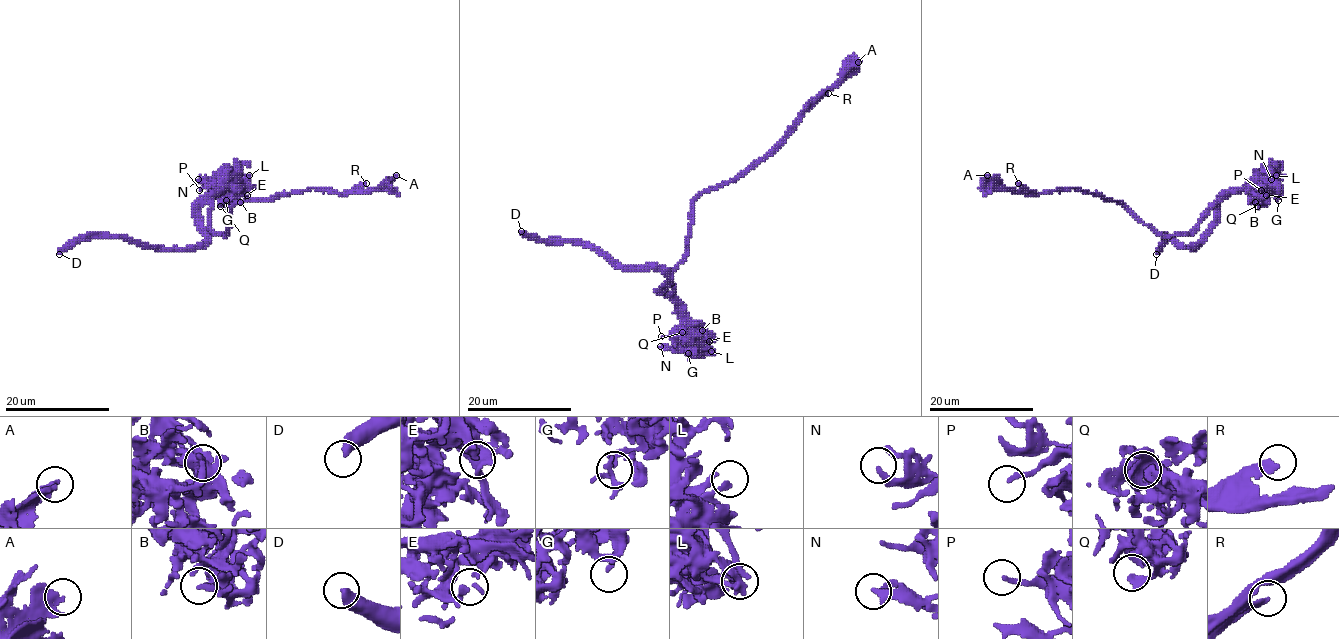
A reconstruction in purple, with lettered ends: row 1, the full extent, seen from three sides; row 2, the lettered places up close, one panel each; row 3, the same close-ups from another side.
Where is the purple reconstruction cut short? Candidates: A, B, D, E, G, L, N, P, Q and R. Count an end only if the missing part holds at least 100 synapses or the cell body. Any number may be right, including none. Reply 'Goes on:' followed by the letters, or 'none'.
Goes on: A

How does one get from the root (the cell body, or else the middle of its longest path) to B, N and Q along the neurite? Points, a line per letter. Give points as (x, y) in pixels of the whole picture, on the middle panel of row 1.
B: (685, 244), (685, 257), (672, 270), (672, 296), (689, 329), (697, 336), (702, 330)
N: (685, 244), (685, 257), (672, 270), (672, 299), (680, 315), (681, 342), (673, 348), (660, 346)
Q: (685, 244), (685, 257), (672, 270), (672, 296), (680, 308), (681, 328), (686, 337), (682, 332)

